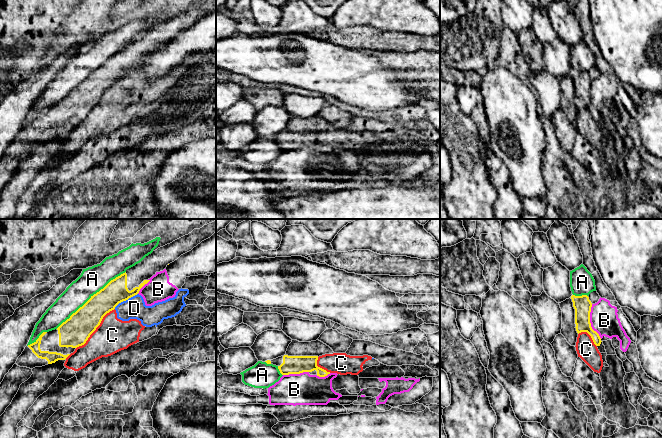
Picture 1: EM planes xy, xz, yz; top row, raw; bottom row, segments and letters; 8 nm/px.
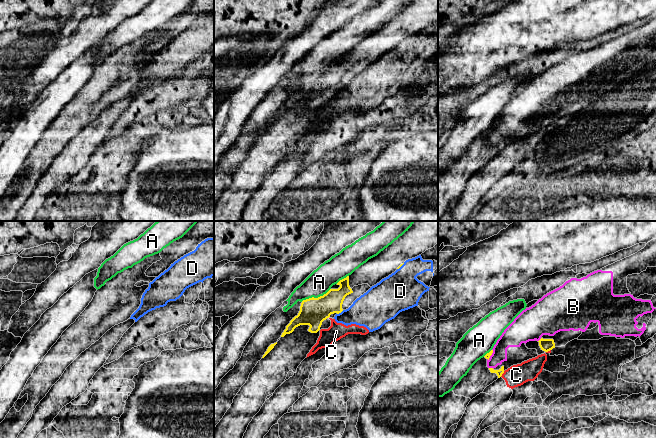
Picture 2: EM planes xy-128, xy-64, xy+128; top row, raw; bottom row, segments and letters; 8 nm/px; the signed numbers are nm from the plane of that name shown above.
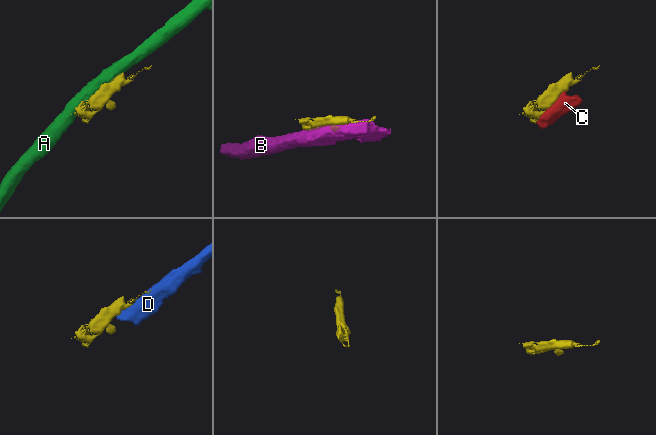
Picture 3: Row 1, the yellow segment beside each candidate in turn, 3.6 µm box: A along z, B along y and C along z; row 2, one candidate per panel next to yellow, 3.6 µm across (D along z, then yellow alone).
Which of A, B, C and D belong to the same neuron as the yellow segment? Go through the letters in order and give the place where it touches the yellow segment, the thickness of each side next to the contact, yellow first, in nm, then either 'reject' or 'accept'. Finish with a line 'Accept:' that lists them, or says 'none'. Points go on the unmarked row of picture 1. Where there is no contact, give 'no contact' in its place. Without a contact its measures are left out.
A: xy (91, 73) | 220/200 nm | reject
B: yz (589, 97) | 140/220 nm | reject
C: xy (95, 105) | 240/280 nm | reject
D: xy (125, 76) | 190/180 nm | reject
Accept: none

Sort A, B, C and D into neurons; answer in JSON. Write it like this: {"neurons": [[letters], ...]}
{"neurons": [["A"], ["B"], ["C", "D"]]}

